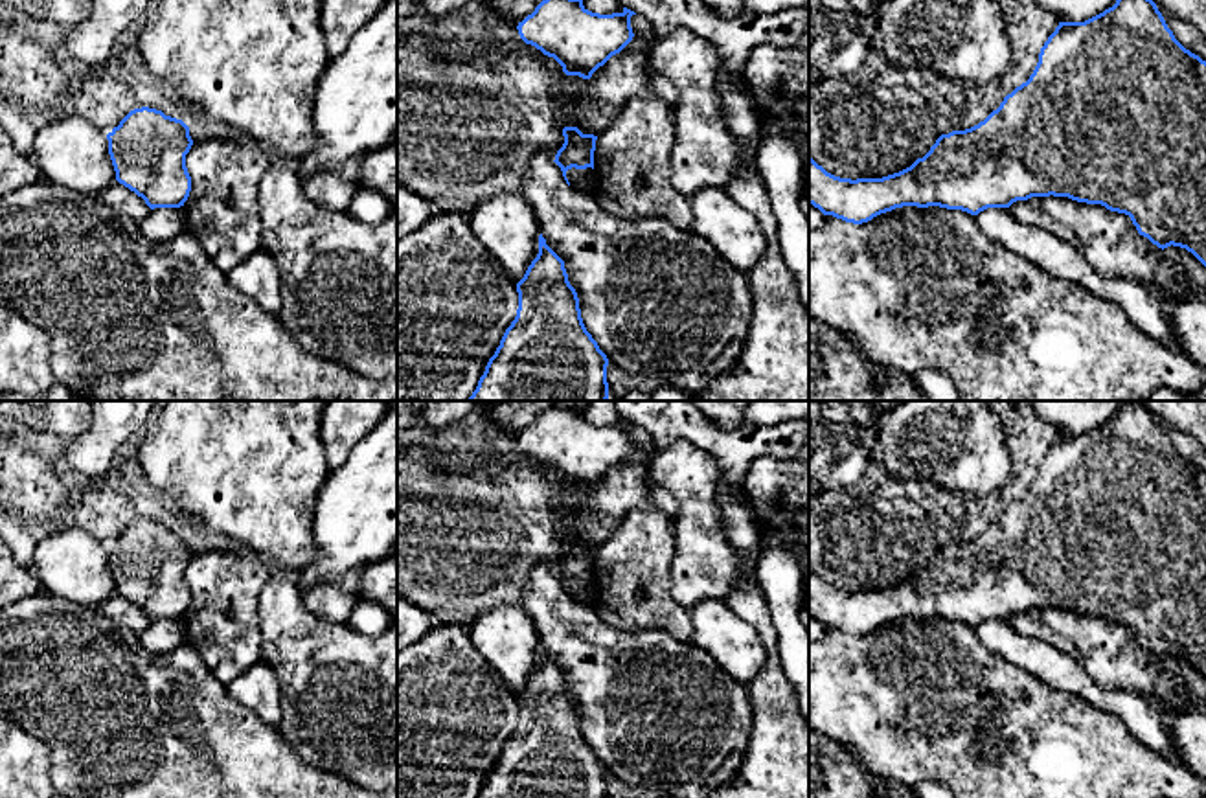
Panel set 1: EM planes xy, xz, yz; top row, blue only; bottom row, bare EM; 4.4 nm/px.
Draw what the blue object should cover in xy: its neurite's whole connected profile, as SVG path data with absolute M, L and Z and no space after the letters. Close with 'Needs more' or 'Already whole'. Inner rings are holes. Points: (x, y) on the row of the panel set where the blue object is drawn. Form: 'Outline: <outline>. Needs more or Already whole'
Outline: M131 110L108 134L116 180L154 208L180 208L189 197L189 127L162 110Z. Already whole

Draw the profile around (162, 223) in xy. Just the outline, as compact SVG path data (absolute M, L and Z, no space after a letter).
M154 208L140 221L143 235L154 241L169 241L186 230L184 208Z

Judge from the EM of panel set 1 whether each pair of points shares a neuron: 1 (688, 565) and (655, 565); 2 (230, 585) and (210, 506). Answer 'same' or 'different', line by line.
1: different
2: different

